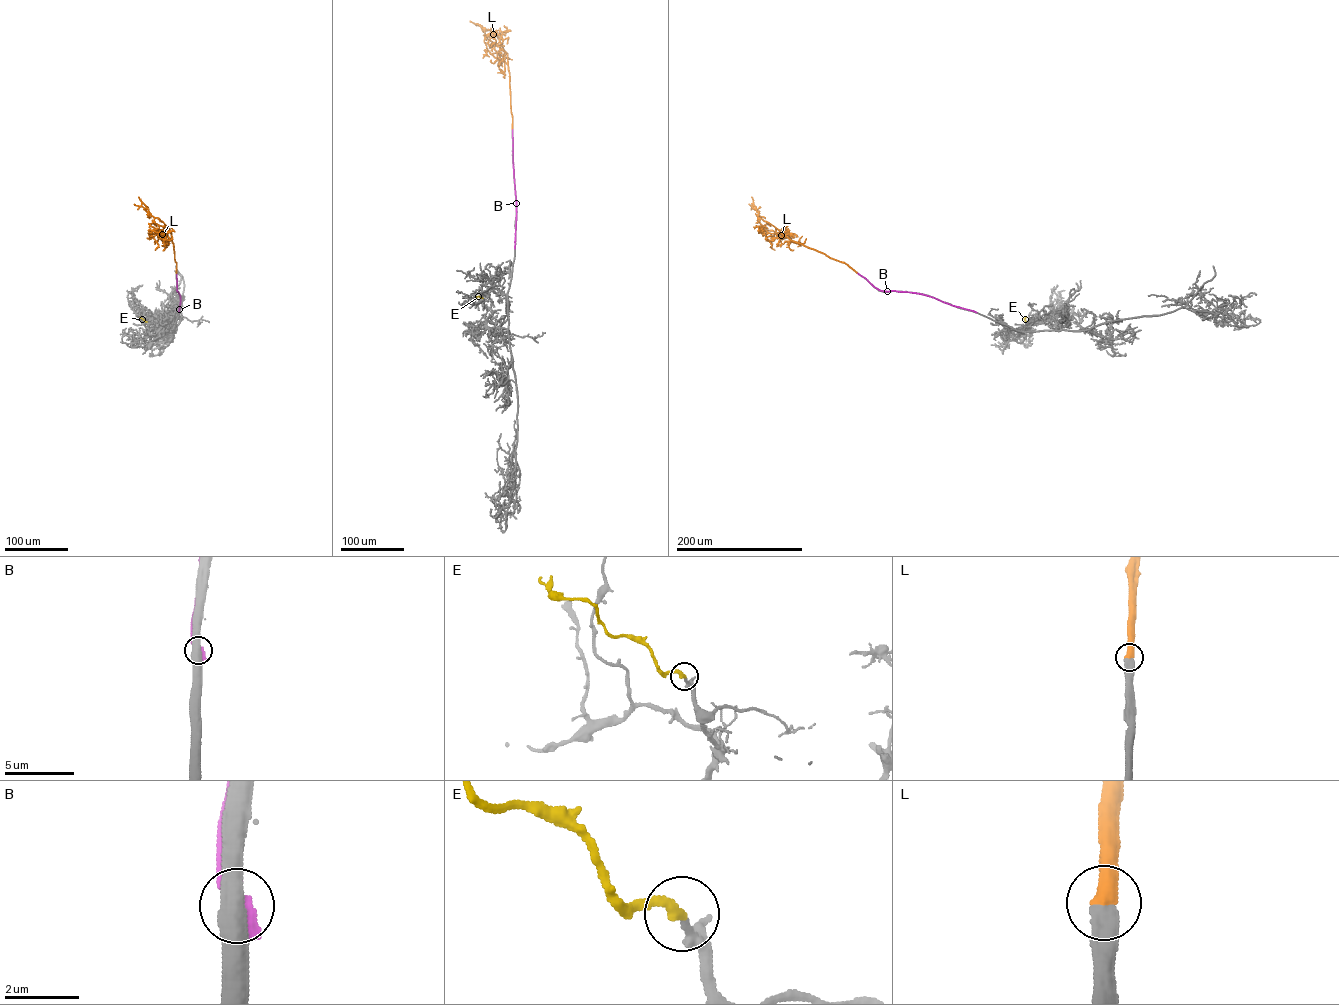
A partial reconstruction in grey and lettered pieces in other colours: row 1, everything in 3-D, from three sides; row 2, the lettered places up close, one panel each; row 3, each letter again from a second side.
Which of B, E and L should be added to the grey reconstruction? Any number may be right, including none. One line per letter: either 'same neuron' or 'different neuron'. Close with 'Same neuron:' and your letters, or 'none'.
B: different neuron
E: same neuron
L: same neuron
Same neuron: E, L

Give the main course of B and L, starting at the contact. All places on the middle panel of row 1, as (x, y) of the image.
B: (515, 248), (516, 202), (512, 129)
L: (512, 129), (507, 54), (493, 31), (470, 20)

